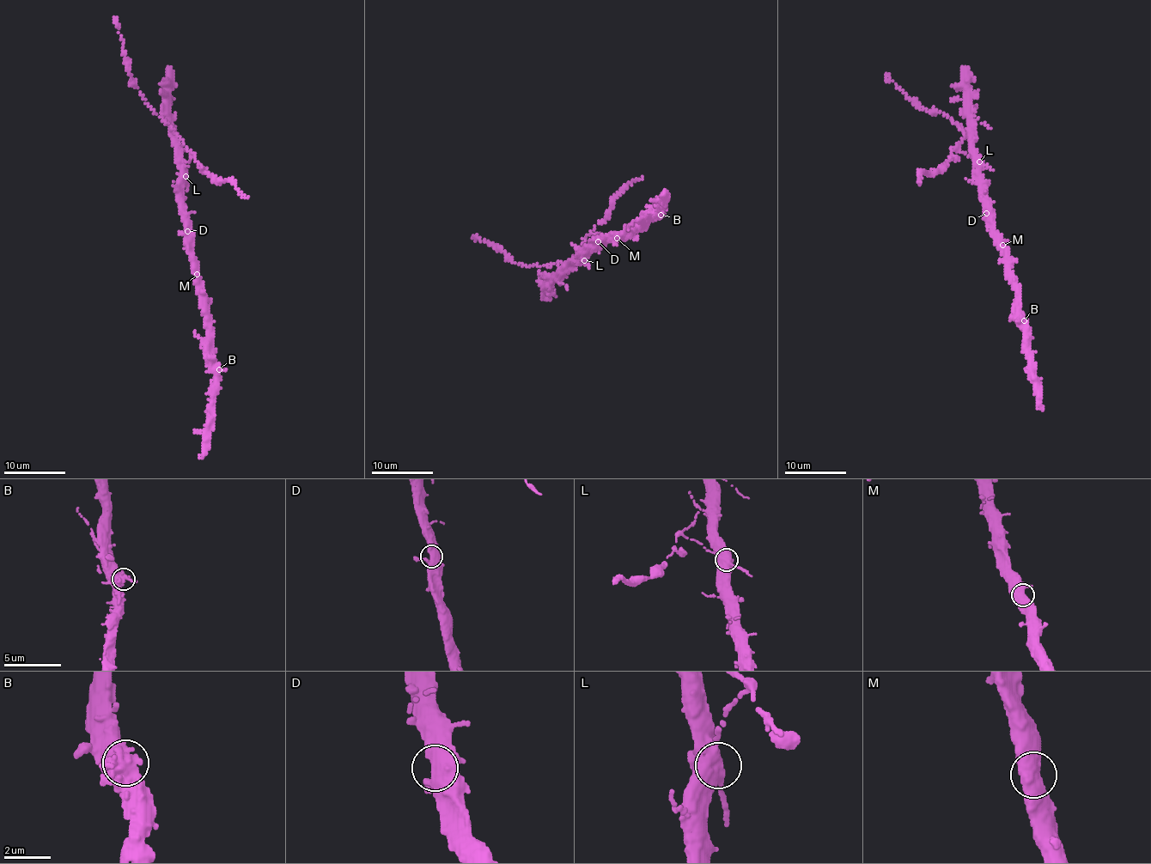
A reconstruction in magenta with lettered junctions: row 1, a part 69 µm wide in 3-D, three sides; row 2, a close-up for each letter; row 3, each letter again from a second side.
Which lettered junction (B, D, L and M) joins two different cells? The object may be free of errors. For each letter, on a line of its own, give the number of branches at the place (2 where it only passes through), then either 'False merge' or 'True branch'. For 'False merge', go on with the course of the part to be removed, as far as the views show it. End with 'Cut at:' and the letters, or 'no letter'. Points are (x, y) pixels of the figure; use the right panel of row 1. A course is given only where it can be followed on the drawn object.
B: Branches: 4. True branch
D: Branches: 2. True branch
L: Branches: 4. False merge. Course of the part to remove: (980, 161), (956, 147), (965, 134), (959, 125), (941, 112), (922, 108), (917, 101), (907, 96), (886, 75)
M: Branches: 3. True branch
Cut at: L

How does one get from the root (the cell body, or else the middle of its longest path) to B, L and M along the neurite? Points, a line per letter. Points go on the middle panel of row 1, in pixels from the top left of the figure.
B: (599, 247), (605, 239), (612, 240), (615, 233), (621, 234), (632, 226), (641, 226), (648, 212), (660, 215)
L: (599, 247), (585, 250), (581, 260), (583, 260)
M: (599, 247), (605, 239), (617, 238)

